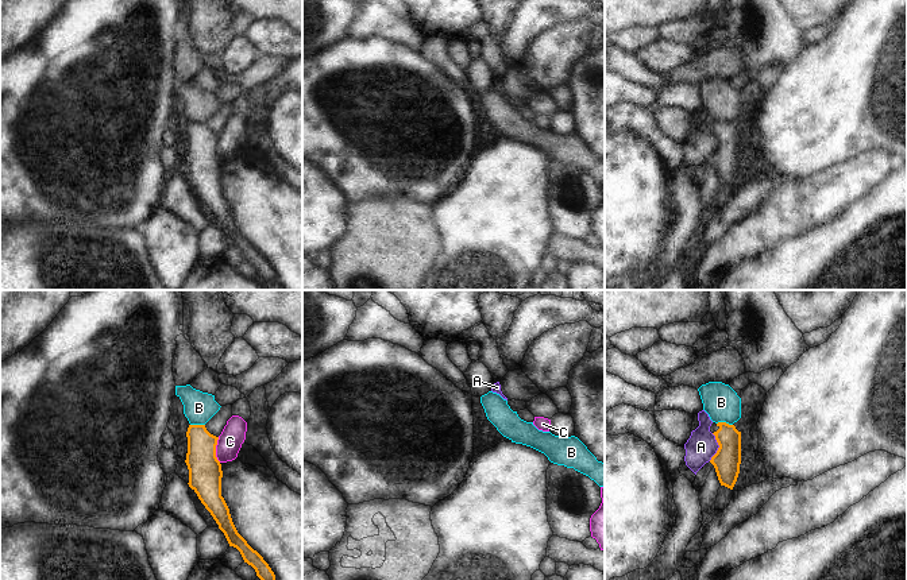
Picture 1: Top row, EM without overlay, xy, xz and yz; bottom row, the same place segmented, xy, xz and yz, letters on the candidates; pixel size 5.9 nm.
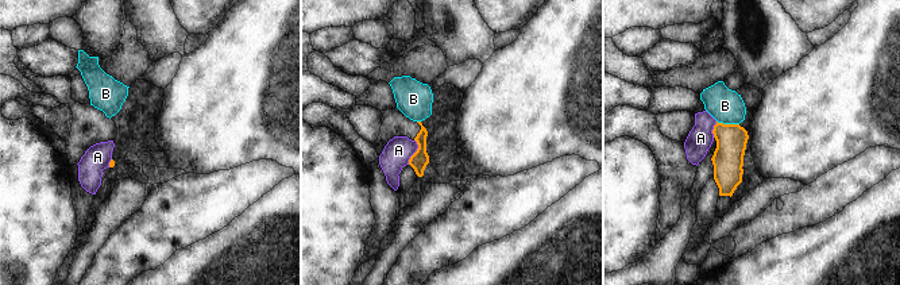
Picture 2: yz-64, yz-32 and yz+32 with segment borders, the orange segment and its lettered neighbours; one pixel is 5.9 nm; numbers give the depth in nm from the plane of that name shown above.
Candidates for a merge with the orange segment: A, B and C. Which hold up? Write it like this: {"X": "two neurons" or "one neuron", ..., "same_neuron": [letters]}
{"A": "two neurons", "B": "two neurons", "C": "two neurons", "same_neuron": []}

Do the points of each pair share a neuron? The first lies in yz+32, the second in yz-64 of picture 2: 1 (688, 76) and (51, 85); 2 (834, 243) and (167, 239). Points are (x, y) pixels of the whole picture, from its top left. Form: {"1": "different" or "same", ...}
{"1": "different", "2": "different"}

